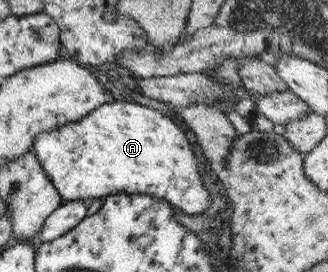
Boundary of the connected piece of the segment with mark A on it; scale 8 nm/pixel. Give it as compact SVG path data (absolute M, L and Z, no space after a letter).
M127 100L113 101L109 103L104 103L99 107L96 107L93 111L90 111L87 115L84 115L80 120L74 121L72 123L66 123L65 125L52 128L52 130L46 130L36 136L32 140L31 151L36 156L40 167L44 170L47 179L50 184L54 187L54 190L58 192L58 195L63 201L69 202L72 200L84 200L84 199L94 199L94 198L104 198L110 195L116 194L142 194L149 195L154 199L160 199L168 202L178 213L194 215L201 215L208 204L210 204L210 193L206 191L204 185L201 183L201 178L198 176L198 169L196 169L196 159L194 157L193 151L190 149L188 140L186 139L180 126L176 125L172 119L166 117L164 113L159 113L154 109L149 109L148 107L143 107L135 102L128 102Z

